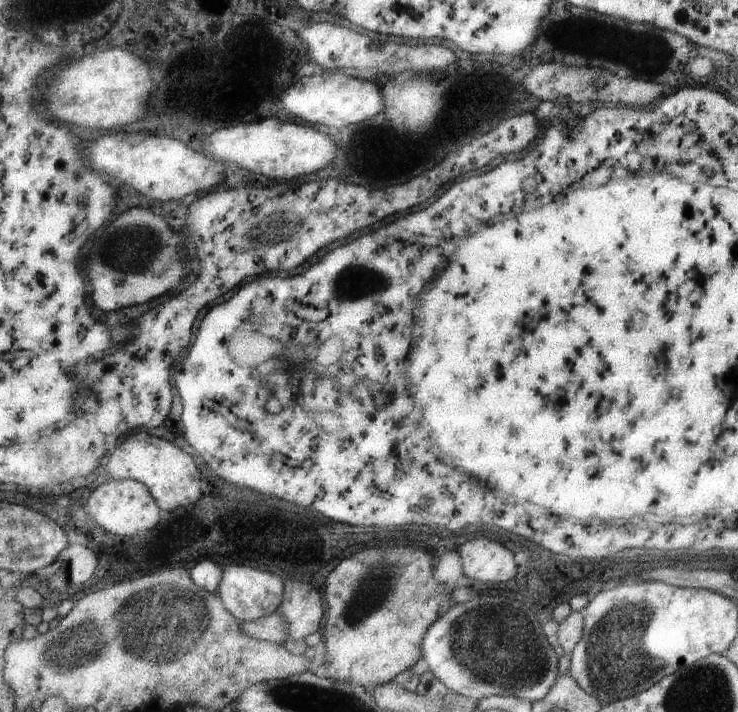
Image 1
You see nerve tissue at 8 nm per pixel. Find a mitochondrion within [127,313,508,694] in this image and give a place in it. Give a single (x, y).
(355, 612)

